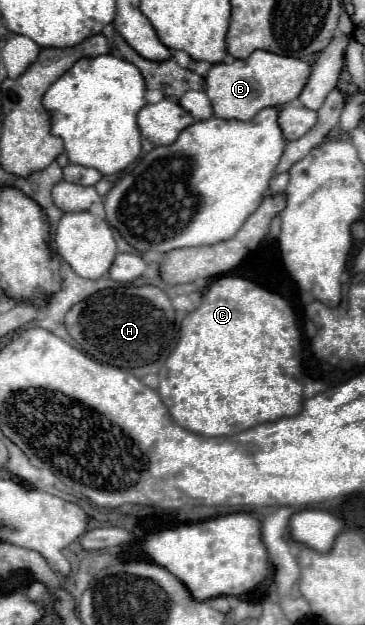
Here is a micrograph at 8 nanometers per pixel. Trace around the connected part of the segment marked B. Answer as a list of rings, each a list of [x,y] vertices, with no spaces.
[[[256,50],[246,60],[234,60],[232,64],[224,64],[224,62],[214,64],[204,78],[206,80],[204,90],[218,118],[250,120],[262,108],[284,106],[296,100],[302,88],[306,86],[310,72],[312,72],[312,66],[300,58]]]

